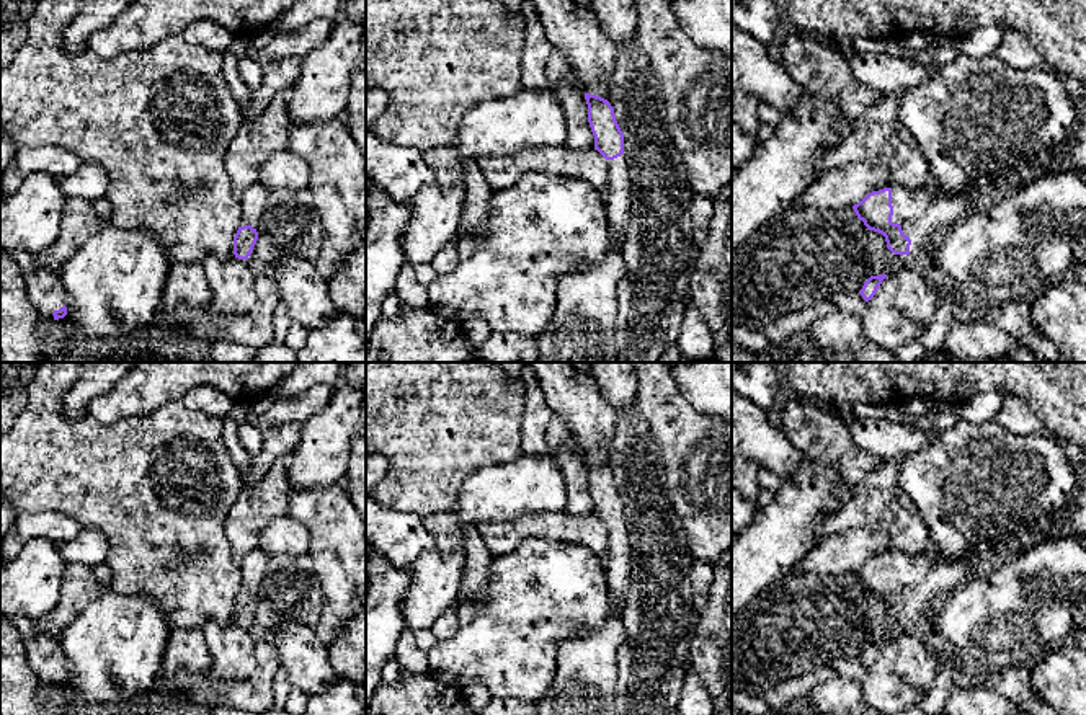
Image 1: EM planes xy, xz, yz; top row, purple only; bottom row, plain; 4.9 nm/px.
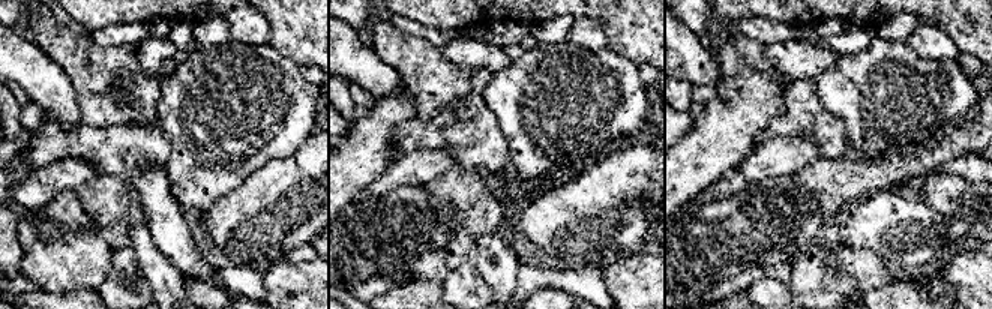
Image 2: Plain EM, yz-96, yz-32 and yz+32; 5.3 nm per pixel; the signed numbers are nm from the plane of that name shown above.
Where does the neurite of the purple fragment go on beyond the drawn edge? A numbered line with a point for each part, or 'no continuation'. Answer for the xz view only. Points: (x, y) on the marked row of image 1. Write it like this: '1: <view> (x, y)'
1: xz (618, 195)

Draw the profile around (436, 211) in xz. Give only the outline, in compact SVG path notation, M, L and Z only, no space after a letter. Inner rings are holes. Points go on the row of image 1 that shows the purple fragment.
M428 183L412 198L412 217L402 237L405 261L426 264L456 242L467 188Z

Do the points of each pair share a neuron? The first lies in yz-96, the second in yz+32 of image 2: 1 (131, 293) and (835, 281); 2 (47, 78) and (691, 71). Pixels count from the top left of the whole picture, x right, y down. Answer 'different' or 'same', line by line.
1: same
2: same

